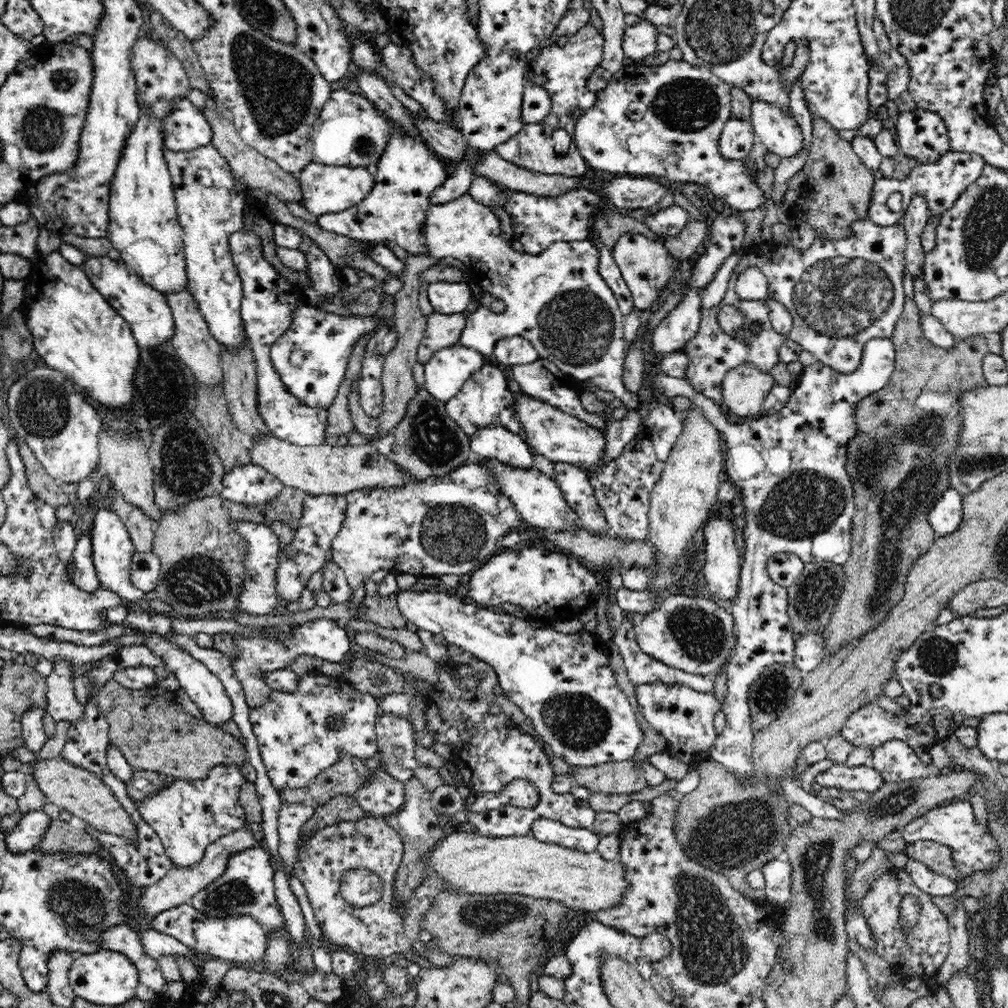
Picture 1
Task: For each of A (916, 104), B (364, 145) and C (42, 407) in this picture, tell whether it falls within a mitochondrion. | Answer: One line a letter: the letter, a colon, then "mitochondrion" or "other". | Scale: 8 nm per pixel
A: other
B: mitochondrion
C: mitochondrion

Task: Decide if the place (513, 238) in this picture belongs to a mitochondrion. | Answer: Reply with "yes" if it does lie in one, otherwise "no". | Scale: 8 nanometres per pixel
no

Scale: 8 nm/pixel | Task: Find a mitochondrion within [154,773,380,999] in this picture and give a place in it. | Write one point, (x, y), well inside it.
(234, 894)

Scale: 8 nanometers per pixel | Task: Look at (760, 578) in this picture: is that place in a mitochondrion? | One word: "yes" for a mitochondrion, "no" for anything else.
no

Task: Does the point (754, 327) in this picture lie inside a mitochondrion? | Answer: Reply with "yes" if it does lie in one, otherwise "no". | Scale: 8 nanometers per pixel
no

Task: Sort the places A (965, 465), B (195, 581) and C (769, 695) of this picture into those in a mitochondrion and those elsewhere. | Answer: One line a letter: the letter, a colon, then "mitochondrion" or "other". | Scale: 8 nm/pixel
A: mitochondrion
B: mitochondrion
C: mitochondrion

